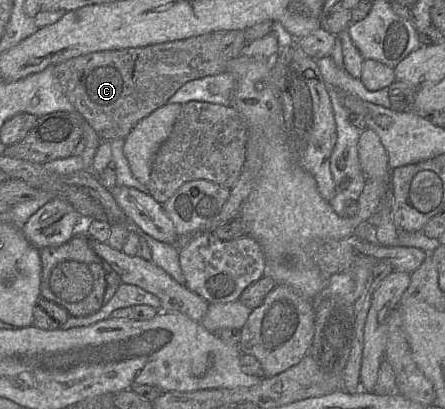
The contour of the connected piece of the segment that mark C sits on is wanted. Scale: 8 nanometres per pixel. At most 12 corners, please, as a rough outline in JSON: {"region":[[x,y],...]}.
{"region":[[245,30],[55,65],[103,141],[225,71]]}

